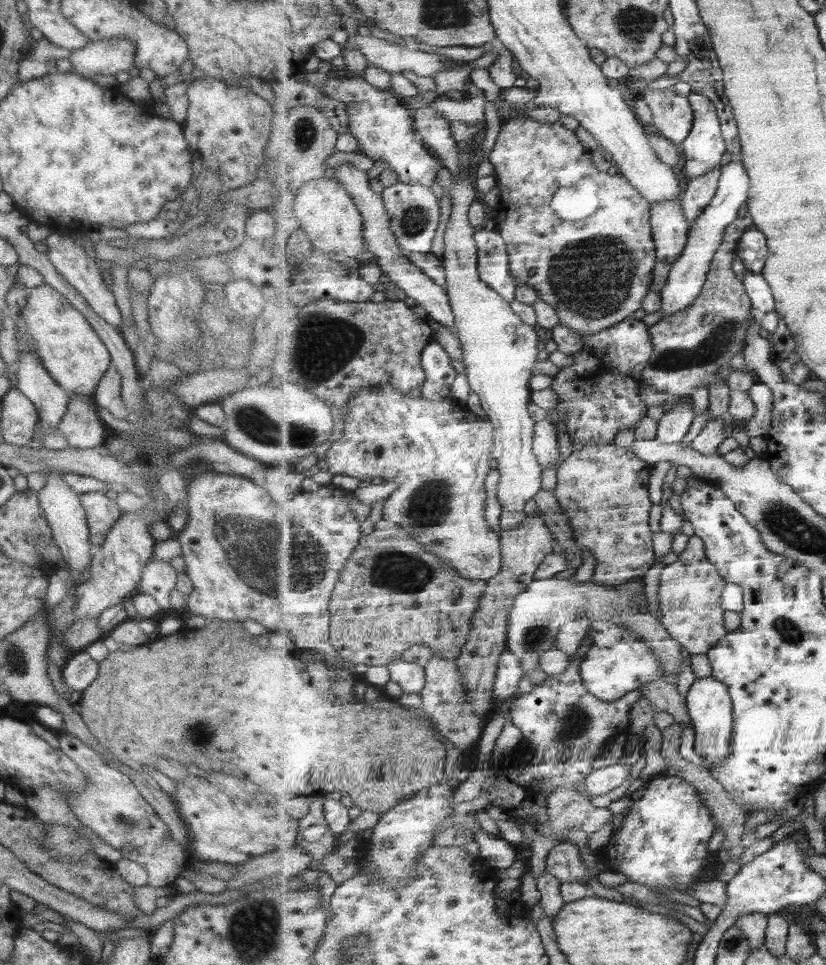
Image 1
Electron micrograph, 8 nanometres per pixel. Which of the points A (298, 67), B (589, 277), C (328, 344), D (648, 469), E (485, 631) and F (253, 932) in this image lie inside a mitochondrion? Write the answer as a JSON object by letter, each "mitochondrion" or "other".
{"A":"other","B":"mitochondrion","C":"mitochondrion","D":"other","E":"other","F":"mitochondrion"}

